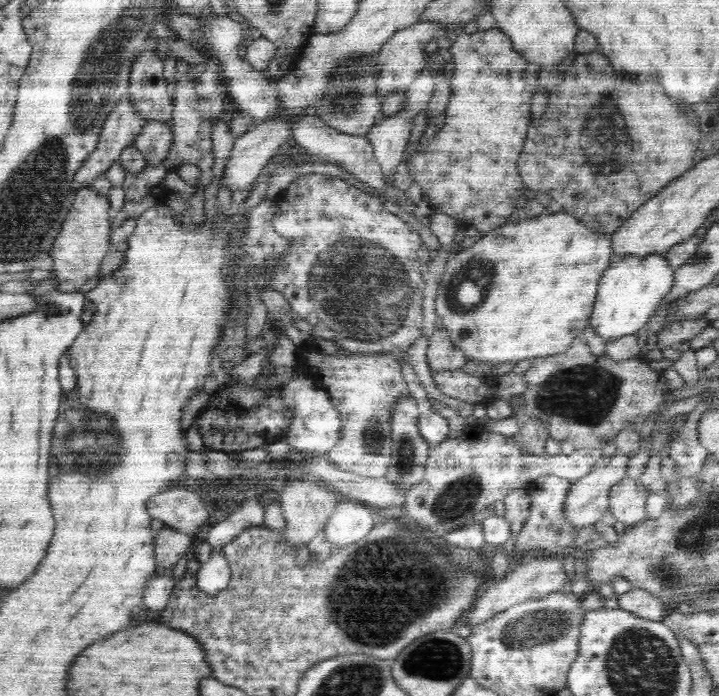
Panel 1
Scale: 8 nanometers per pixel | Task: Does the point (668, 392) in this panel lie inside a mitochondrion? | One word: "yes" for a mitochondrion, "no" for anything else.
no

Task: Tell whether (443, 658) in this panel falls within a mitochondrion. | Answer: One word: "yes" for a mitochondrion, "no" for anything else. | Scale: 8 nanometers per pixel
yes

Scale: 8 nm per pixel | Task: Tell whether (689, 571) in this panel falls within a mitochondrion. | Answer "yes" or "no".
yes

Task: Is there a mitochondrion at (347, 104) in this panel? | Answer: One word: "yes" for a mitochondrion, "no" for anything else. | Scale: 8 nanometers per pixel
yes

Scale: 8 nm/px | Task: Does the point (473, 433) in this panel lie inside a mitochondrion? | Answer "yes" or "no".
no

